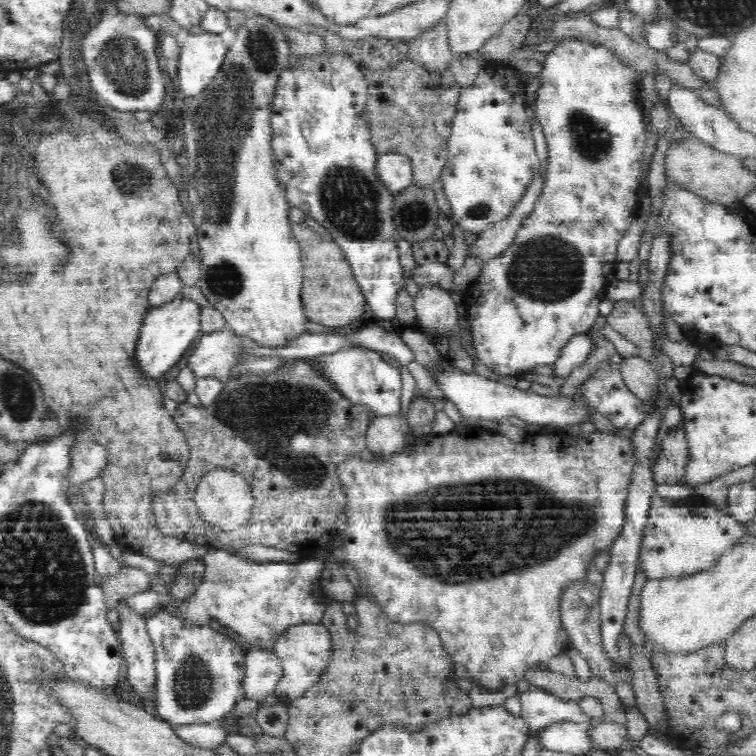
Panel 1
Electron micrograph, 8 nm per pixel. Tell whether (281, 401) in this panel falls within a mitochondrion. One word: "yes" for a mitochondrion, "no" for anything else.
yes

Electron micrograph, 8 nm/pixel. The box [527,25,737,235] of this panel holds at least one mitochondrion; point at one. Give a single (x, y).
(589, 140)

